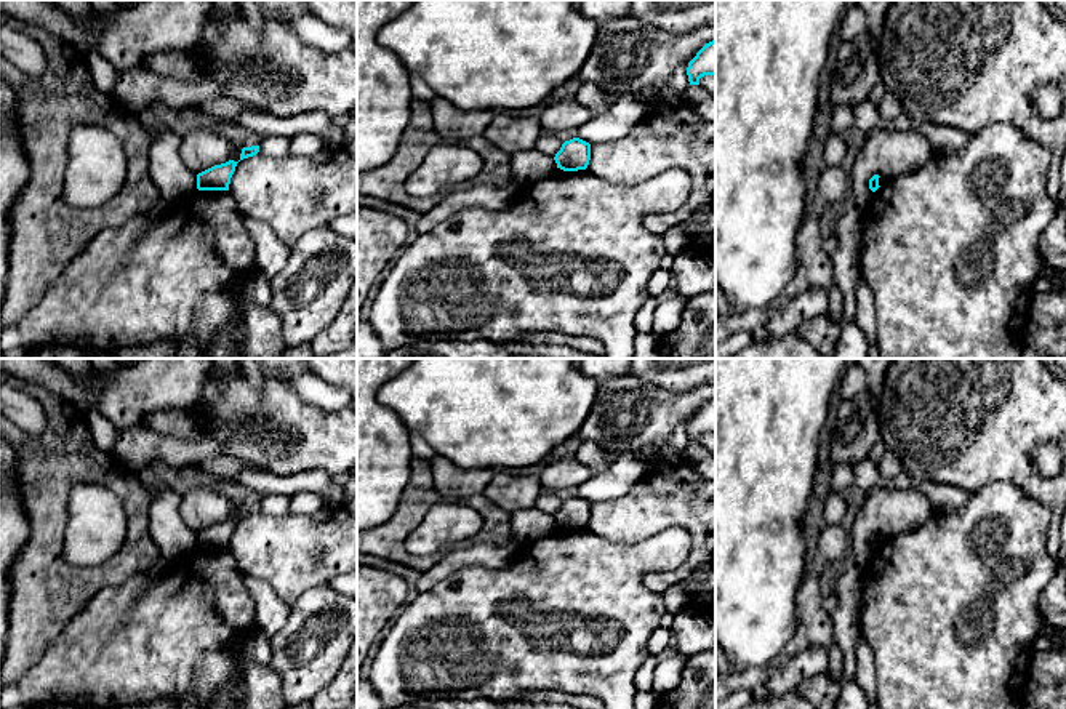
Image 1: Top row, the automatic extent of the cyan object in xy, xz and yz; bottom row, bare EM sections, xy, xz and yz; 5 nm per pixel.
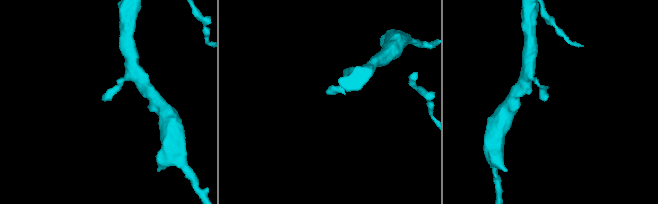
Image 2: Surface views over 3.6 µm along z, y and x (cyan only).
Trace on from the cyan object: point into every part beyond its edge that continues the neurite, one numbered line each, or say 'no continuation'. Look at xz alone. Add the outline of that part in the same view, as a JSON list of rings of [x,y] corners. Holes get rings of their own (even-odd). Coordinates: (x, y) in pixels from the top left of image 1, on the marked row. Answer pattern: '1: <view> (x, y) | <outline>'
no continuation

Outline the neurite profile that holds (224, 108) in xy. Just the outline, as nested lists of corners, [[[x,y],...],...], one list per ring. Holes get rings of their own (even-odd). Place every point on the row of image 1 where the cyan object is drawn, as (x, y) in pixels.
[[[221,98],[218,101],[192,104],[192,107],[195,107],[198,112],[214,117],[214,118],[234,118],[243,112],[261,114],[259,107],[248,104],[248,102],[235,101],[230,98]]]

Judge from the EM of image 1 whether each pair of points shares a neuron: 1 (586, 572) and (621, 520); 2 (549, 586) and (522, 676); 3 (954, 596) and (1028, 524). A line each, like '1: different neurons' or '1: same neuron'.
1: different neurons
2: same neuron
3: same neuron

